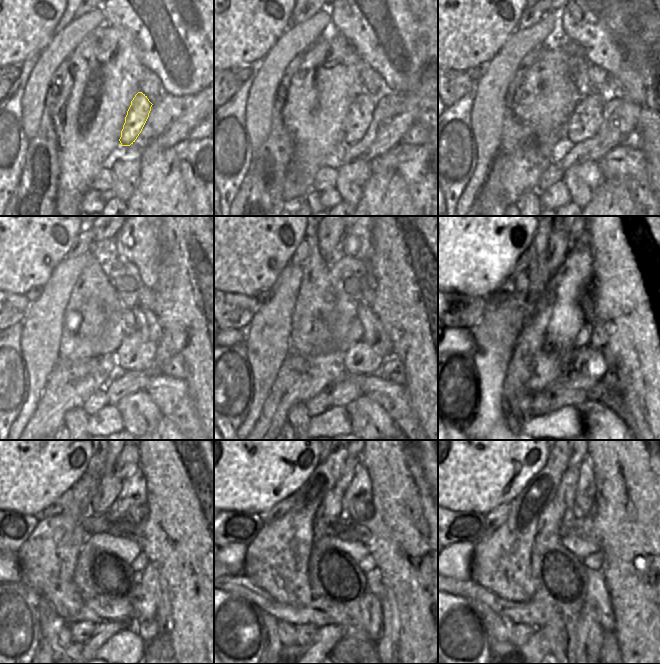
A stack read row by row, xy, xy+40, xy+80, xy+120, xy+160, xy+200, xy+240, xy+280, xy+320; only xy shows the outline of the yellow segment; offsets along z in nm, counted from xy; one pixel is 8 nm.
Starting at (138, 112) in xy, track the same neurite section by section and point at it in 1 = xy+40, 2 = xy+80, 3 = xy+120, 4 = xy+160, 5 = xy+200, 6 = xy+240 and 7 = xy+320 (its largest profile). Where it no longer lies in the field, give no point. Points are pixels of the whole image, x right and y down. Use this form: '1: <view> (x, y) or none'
1: xy+40 (360, 115)
2: xy+80 (586, 119)
3: xy+120 (136, 352)
4: xy+160 (361, 358)
5: xy+200 (591, 362)
6: xy+240 (143, 600)
7: xy+320 (587, 643)

